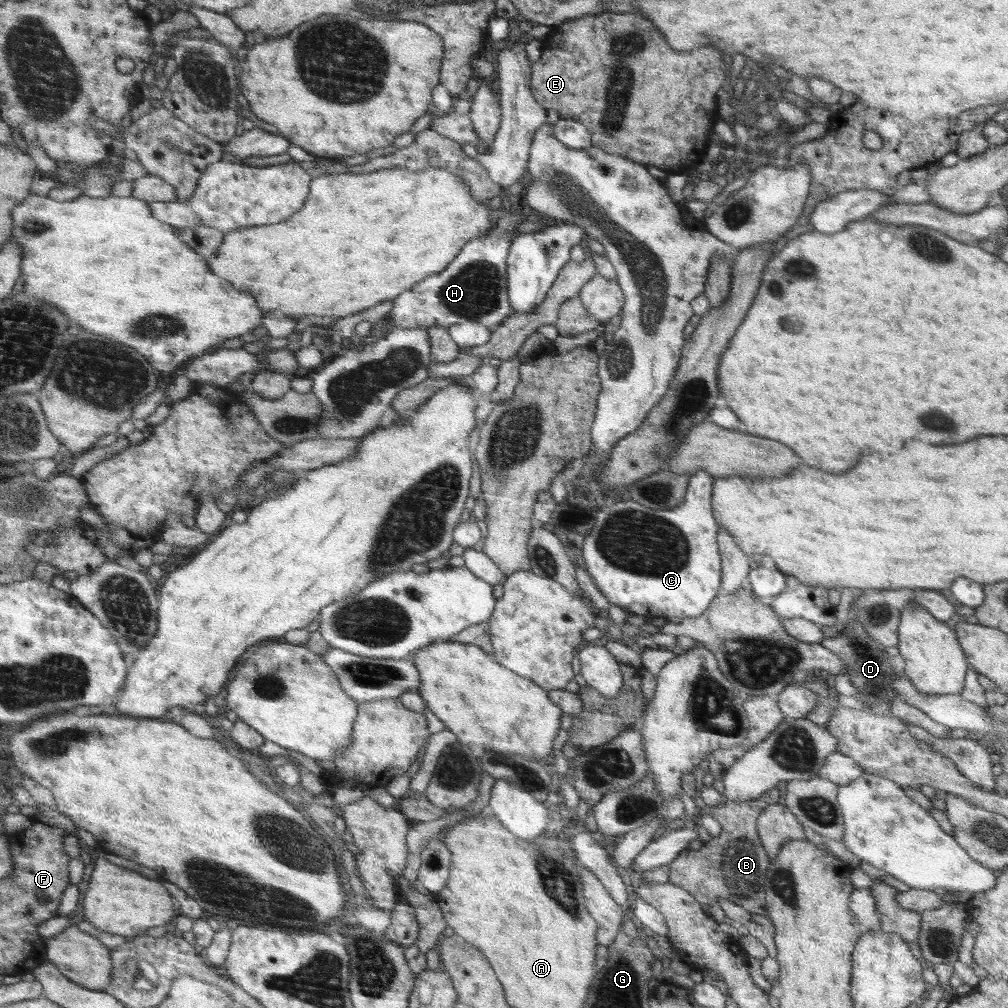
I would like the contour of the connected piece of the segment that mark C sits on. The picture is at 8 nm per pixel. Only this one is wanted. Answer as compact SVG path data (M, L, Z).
M696 472L690 477L688 500L680 508L652 510L638 502L606 504L596 514L592 531L585 537L582 550L577 551L583 568L608 602L634 613L655 618L698 617L711 606L720 590L720 555L716 544L716 521L712 516L711 498L715 490L715 478L710 473Z

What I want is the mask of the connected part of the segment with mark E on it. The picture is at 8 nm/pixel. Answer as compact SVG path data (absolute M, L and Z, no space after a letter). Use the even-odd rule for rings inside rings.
M606 11L552 27L551 34L544 40L542 57L531 64L530 90L540 106L556 110L562 119L582 123L590 131L591 146L640 164L656 166L670 175L678 174L678 170L686 166L696 168L706 159L704 150L714 118L710 114L716 112L714 96L724 78L726 64L712 46L702 46L694 52L676 52L668 46L660 30L656 30L650 20L642 18L640 11L634 14Z

